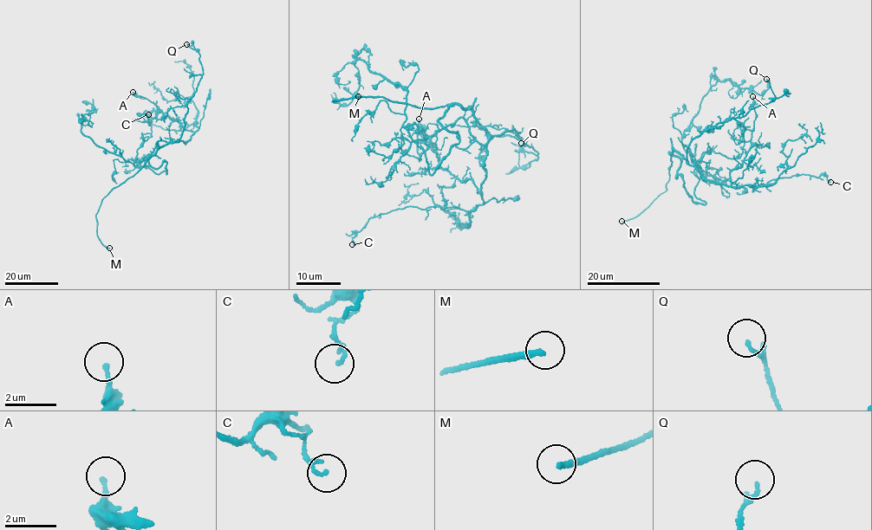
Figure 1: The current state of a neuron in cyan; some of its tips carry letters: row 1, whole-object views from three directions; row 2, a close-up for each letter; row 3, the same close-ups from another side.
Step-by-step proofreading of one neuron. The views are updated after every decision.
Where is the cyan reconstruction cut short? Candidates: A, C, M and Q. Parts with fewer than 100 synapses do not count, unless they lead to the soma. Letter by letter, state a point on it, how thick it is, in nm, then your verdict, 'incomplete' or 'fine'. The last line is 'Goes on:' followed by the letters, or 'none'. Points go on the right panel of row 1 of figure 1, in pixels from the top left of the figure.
A: (752, 96) | 160 nm | fine
C: (830, 182) | 160 nm | fine
M: (621, 221) | 200 nm | incomplete
Q: (766, 79) | 170 nm | fine
Goes on: M

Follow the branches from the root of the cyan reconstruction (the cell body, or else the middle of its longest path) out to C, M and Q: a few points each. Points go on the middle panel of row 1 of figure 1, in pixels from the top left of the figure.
C: (452, 132), (439, 119), (458, 104), (485, 131), (484, 203), (469, 210), (408, 205), (380, 213), (352, 244)
M: (452, 132), (439, 121), (447, 110), (445, 106), (431, 109), (380, 97), (333, 100), (358, 96)
Q: (452, 132), (439, 119), (458, 104), (491, 134), (514, 128), (537, 154), (528, 167), (520, 166), (521, 143)

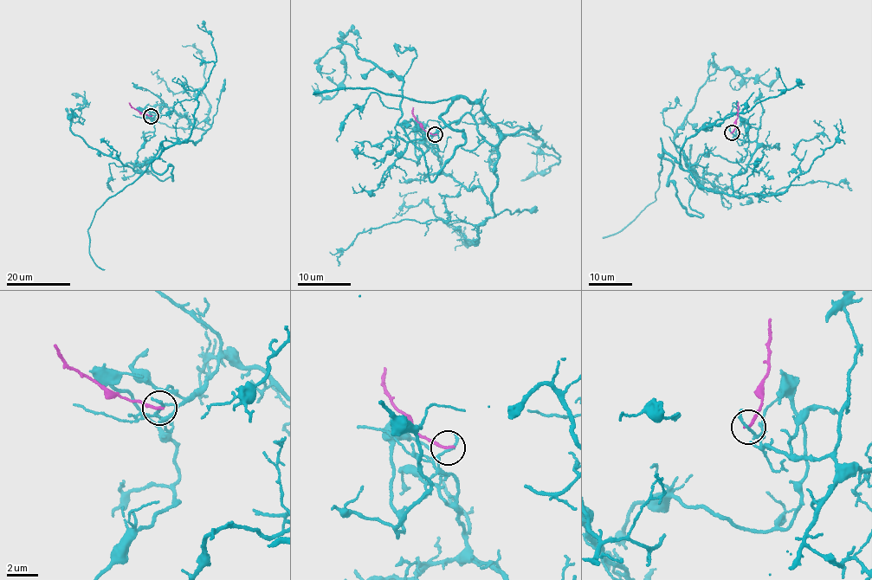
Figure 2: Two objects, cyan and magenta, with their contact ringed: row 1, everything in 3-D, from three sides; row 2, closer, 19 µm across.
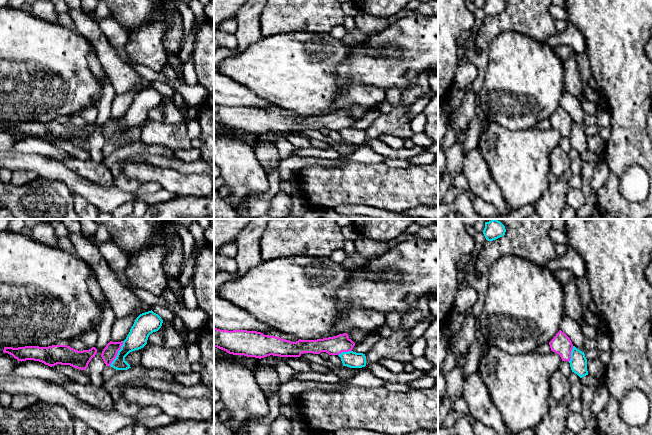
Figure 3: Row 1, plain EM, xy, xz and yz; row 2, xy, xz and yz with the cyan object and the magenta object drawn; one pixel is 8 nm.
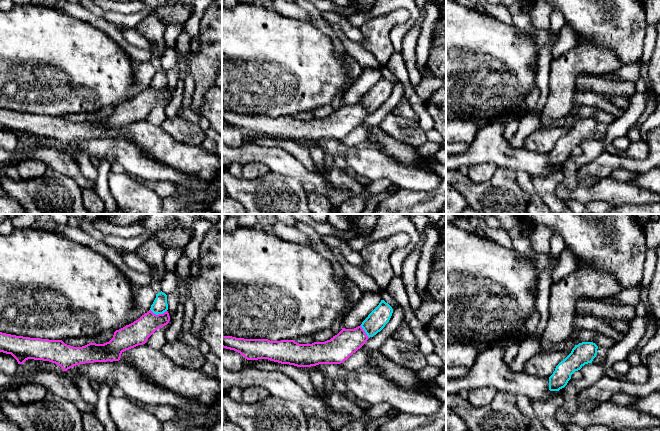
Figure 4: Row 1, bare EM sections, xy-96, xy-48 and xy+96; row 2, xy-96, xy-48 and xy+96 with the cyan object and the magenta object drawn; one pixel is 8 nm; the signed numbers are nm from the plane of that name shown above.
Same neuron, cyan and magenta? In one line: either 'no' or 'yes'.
no

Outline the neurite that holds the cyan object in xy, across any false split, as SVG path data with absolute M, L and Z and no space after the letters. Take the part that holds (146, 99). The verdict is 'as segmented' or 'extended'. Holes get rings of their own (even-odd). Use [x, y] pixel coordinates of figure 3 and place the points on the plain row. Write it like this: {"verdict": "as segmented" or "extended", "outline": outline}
{"verdict": "as segmented", "outline": "M152 86L140 90L136 94L129 110L123 117L121 125L118 127L116 134L110 142L116 146L127 146L131 144L125 137L125 133L130 128L143 124L147 120L149 111L158 107L162 99L163 96L161 93Z"}

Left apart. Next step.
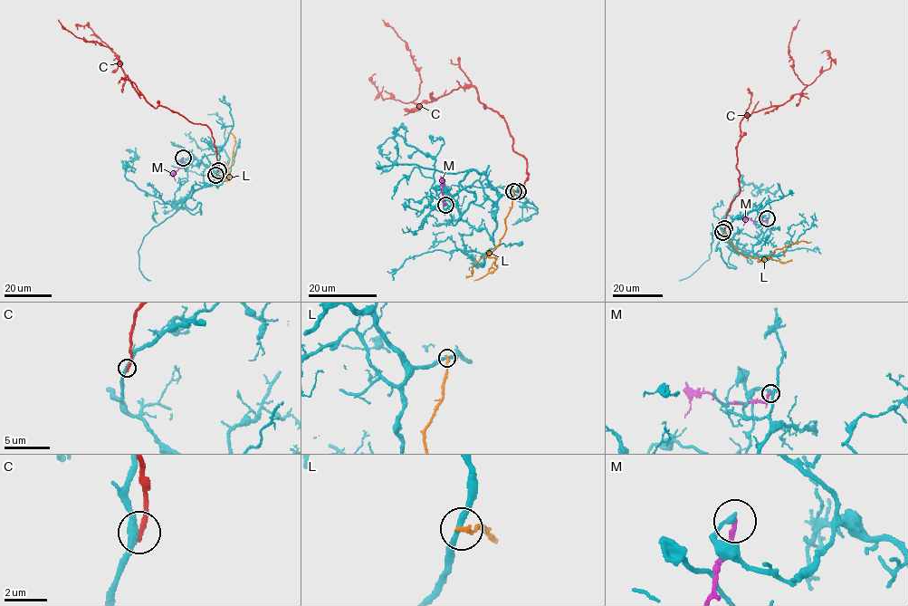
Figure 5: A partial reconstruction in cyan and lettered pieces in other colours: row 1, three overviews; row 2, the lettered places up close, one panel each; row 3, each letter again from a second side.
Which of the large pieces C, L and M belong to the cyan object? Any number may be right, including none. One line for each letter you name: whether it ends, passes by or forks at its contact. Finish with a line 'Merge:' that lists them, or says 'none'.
Merge: none

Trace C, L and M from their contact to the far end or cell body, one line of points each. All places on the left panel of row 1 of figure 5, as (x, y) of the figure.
C: (218, 170), (208, 127), (188, 121), (159, 105), (154, 108), (136, 91), (112, 49), (75, 36), (58, 20)
L: (215, 175), (223, 180), (230, 177), (227, 170), (235, 144), (232, 133), (227, 132)
M: (183, 158), (173, 173), (175, 180)

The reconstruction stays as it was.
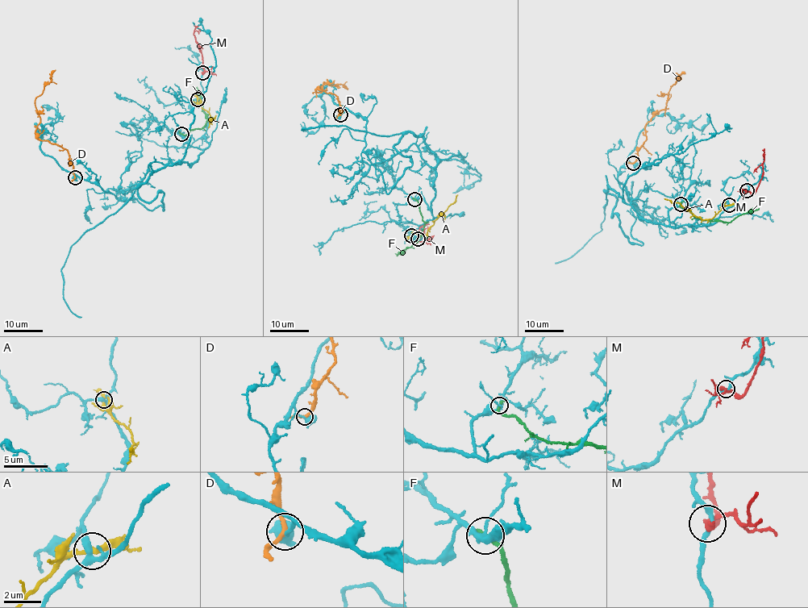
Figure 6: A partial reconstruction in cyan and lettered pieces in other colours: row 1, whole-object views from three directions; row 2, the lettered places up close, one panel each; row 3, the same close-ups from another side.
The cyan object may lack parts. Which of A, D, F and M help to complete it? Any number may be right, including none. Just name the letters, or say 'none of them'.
none of them

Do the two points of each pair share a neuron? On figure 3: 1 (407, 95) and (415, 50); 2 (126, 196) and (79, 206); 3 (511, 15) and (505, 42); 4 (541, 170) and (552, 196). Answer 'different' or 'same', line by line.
1: different
2: different
3: different
4: different

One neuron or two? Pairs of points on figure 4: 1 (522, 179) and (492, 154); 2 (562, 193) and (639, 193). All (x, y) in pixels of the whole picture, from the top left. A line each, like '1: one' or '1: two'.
1: two
2: one

